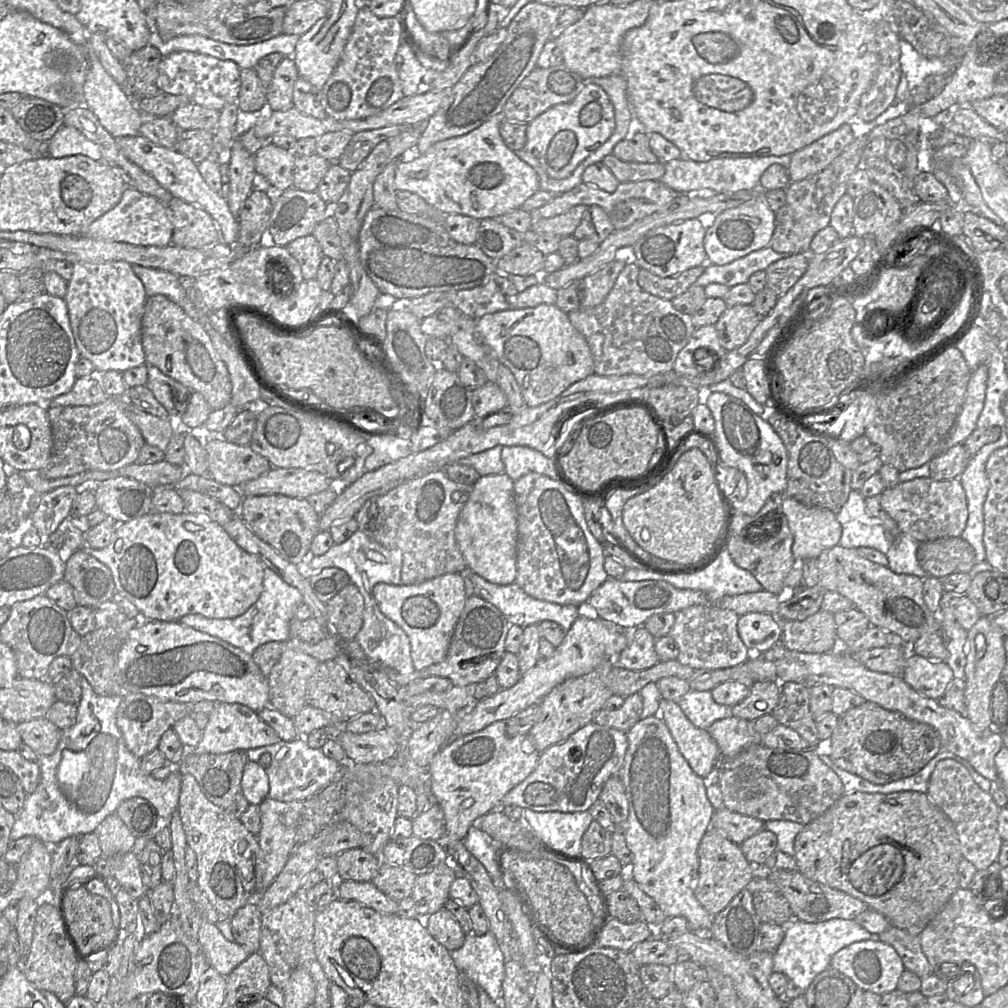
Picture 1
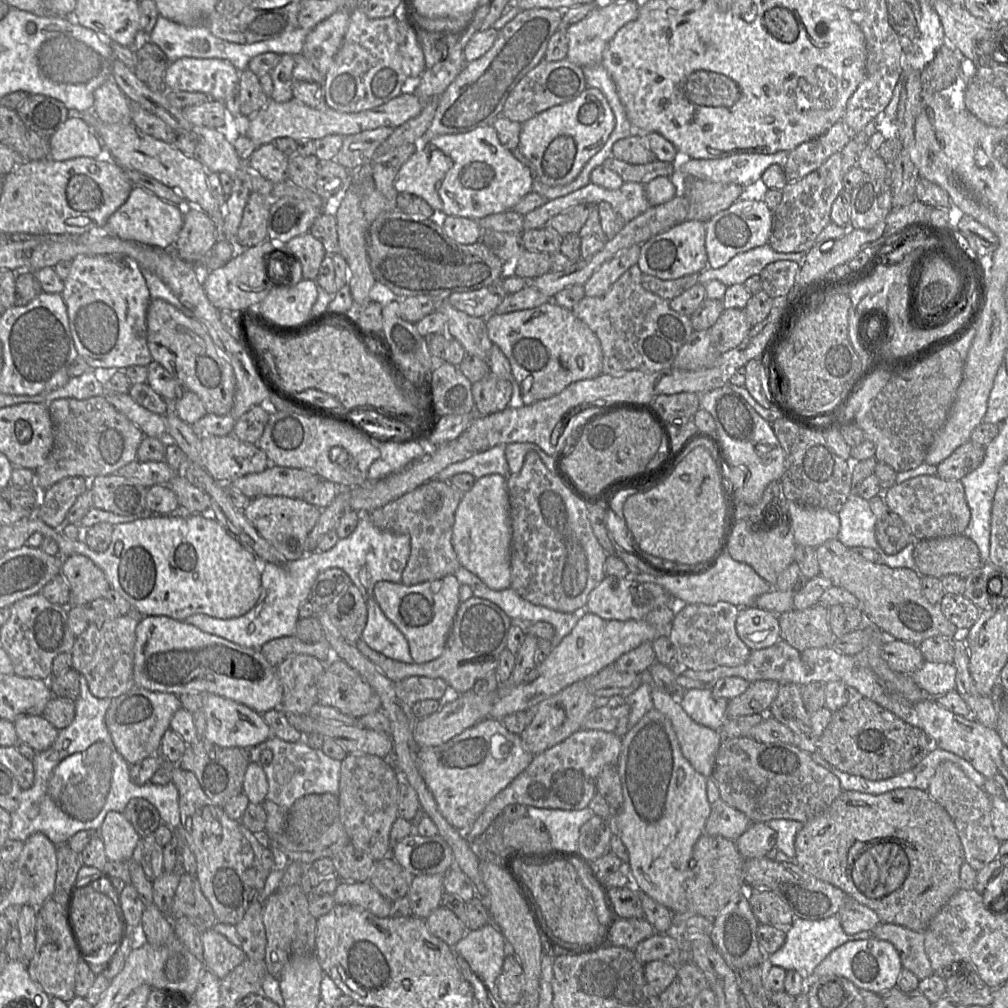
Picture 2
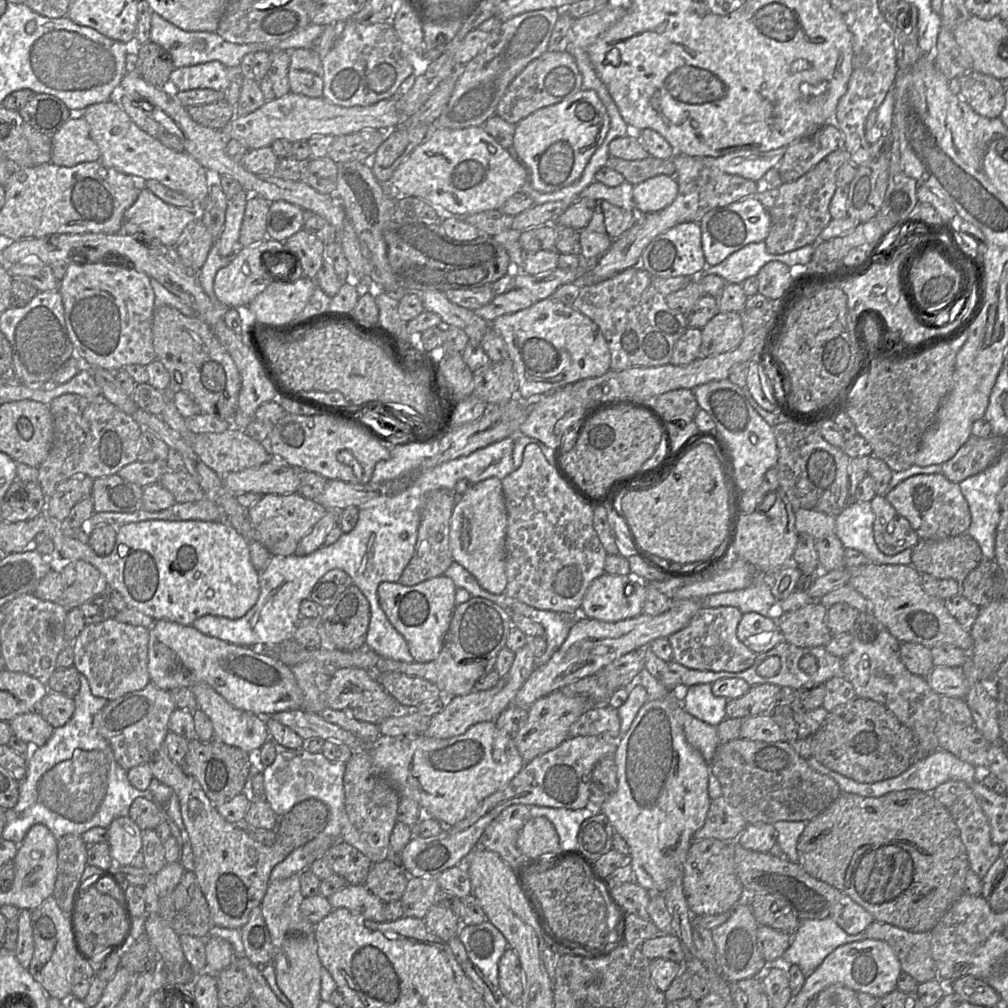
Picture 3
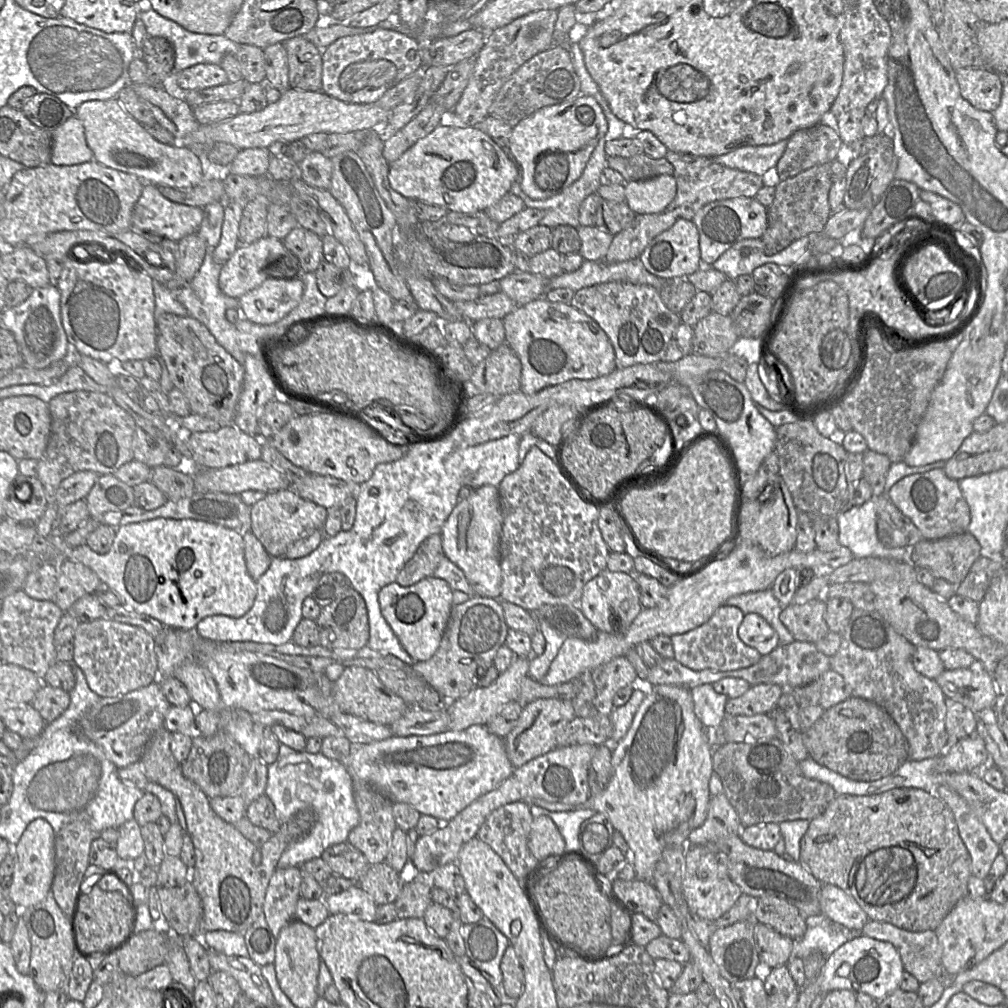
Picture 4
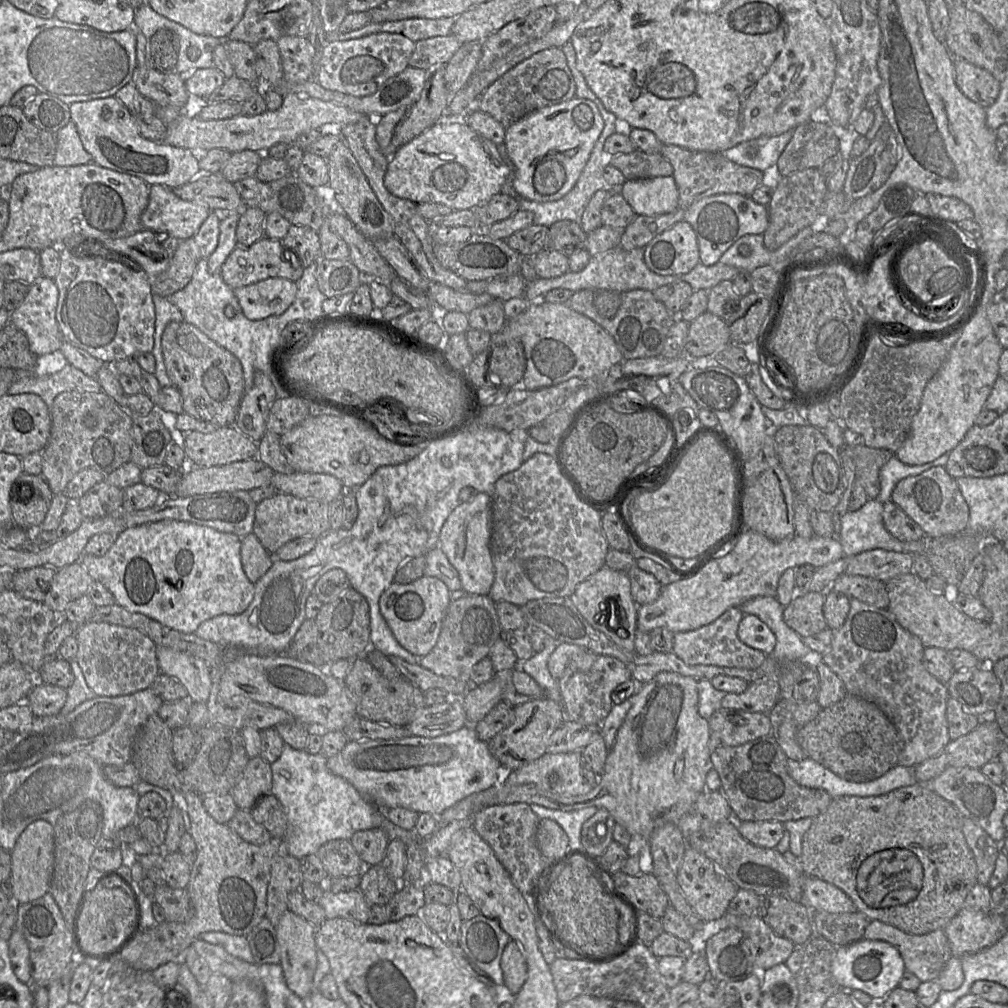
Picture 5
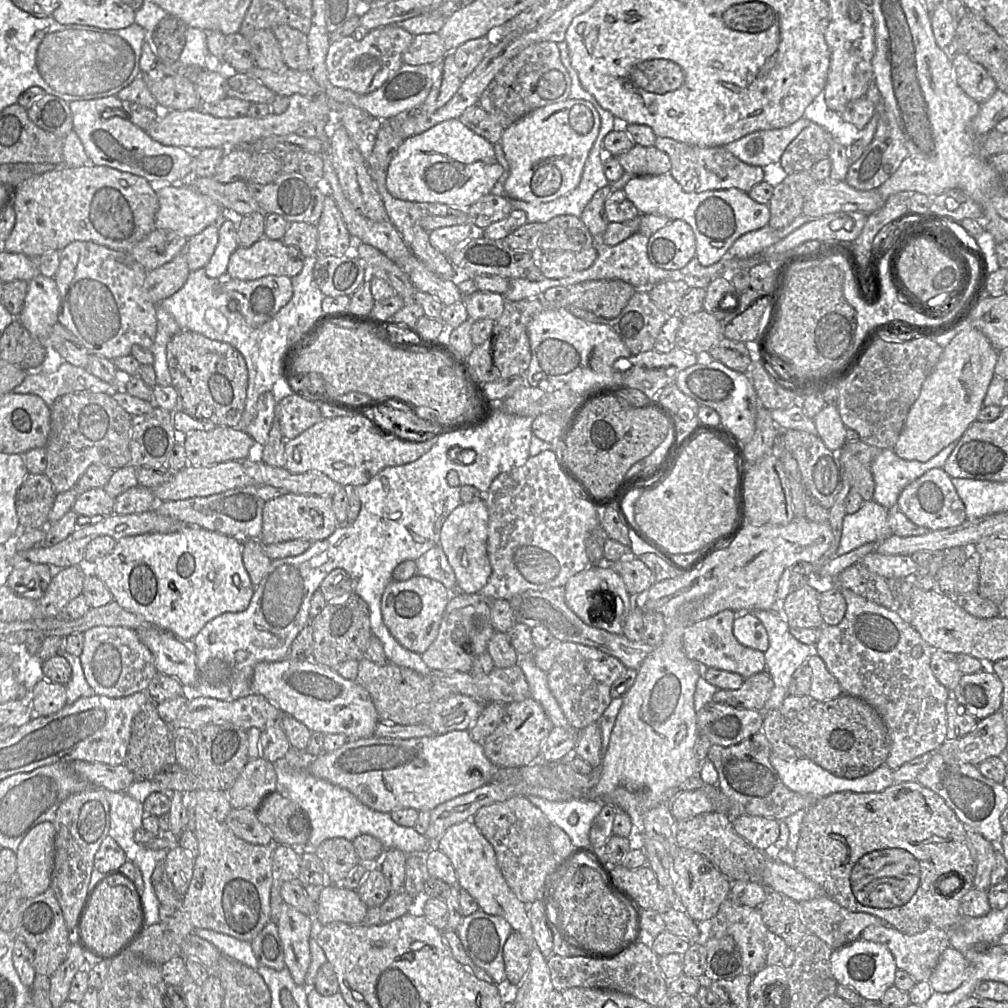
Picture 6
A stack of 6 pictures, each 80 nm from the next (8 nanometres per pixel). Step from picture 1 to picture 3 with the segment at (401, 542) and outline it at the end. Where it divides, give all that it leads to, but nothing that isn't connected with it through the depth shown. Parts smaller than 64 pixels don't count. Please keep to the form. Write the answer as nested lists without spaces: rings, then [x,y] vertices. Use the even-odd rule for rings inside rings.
[[[438,489],[427,494],[425,506],[421,513],[417,541],[412,558],[405,566],[399,583],[413,586],[425,580],[442,575],[454,562],[449,548],[449,528],[452,510],[458,496],[454,490]]]

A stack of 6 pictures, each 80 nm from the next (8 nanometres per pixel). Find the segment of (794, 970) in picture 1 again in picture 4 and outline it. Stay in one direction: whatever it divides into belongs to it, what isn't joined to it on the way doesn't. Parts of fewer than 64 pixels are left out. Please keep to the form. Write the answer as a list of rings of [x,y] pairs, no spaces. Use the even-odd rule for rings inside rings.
[[[820,917],[808,926],[802,938],[794,940],[793,956],[804,959],[820,951],[829,957],[841,945],[858,936],[864,936],[864,932],[850,930],[827,917]]]

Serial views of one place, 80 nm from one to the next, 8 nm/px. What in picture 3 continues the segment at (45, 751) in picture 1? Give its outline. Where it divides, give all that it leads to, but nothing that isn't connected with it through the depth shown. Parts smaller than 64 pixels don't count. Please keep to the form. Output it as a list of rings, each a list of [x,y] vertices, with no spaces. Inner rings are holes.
[[[36,710],[15,716],[9,725],[14,735],[32,747],[45,745],[54,731],[54,727]]]

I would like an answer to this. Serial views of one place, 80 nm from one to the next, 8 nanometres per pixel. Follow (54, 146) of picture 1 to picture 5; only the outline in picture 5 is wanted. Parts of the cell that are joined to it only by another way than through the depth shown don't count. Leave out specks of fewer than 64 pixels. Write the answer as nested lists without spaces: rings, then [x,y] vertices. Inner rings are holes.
[[[72,120],[55,135],[57,146],[53,165],[77,166],[93,162],[92,156],[84,148],[76,125]]]

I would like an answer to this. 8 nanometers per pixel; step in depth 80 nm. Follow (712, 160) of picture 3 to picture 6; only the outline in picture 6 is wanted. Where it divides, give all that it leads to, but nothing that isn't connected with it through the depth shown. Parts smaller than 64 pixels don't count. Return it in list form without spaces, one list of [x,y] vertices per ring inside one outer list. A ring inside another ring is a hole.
[[[801,117],[789,126],[755,131],[724,147],[742,162],[763,168],[779,162],[786,147],[809,123],[808,119]]]

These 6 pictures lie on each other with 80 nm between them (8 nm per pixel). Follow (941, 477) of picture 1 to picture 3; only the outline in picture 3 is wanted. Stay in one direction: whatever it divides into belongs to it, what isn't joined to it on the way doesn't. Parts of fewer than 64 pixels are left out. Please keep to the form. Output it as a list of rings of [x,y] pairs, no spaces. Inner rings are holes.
[[[971,436],[953,458],[941,465],[941,474],[959,484],[992,466],[1005,450],[1006,440],[1000,436]]]

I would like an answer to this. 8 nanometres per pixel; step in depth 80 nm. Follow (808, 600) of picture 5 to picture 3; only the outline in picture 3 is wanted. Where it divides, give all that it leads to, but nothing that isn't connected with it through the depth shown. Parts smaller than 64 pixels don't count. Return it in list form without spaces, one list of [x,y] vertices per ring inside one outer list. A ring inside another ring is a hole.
[[[810,601],[790,612],[776,609],[776,623],[783,641],[797,647],[825,647],[832,638],[826,623],[827,609],[819,601]]]

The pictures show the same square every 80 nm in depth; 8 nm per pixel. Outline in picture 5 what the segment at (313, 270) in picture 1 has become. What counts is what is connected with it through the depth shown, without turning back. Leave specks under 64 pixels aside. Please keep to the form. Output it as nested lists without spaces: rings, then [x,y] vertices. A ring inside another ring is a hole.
[[[291,224],[288,233],[281,242],[286,249],[293,250],[300,257],[303,268],[321,258],[319,235],[308,226]]]

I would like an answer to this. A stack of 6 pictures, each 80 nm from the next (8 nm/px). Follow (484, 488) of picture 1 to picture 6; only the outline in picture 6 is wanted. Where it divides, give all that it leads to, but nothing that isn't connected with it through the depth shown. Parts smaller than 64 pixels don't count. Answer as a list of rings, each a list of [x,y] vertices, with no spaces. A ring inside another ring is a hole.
[[[483,499],[460,504],[450,513],[441,527],[439,546],[454,571],[457,590],[464,594],[478,593],[491,575],[487,539],[488,509]]]

